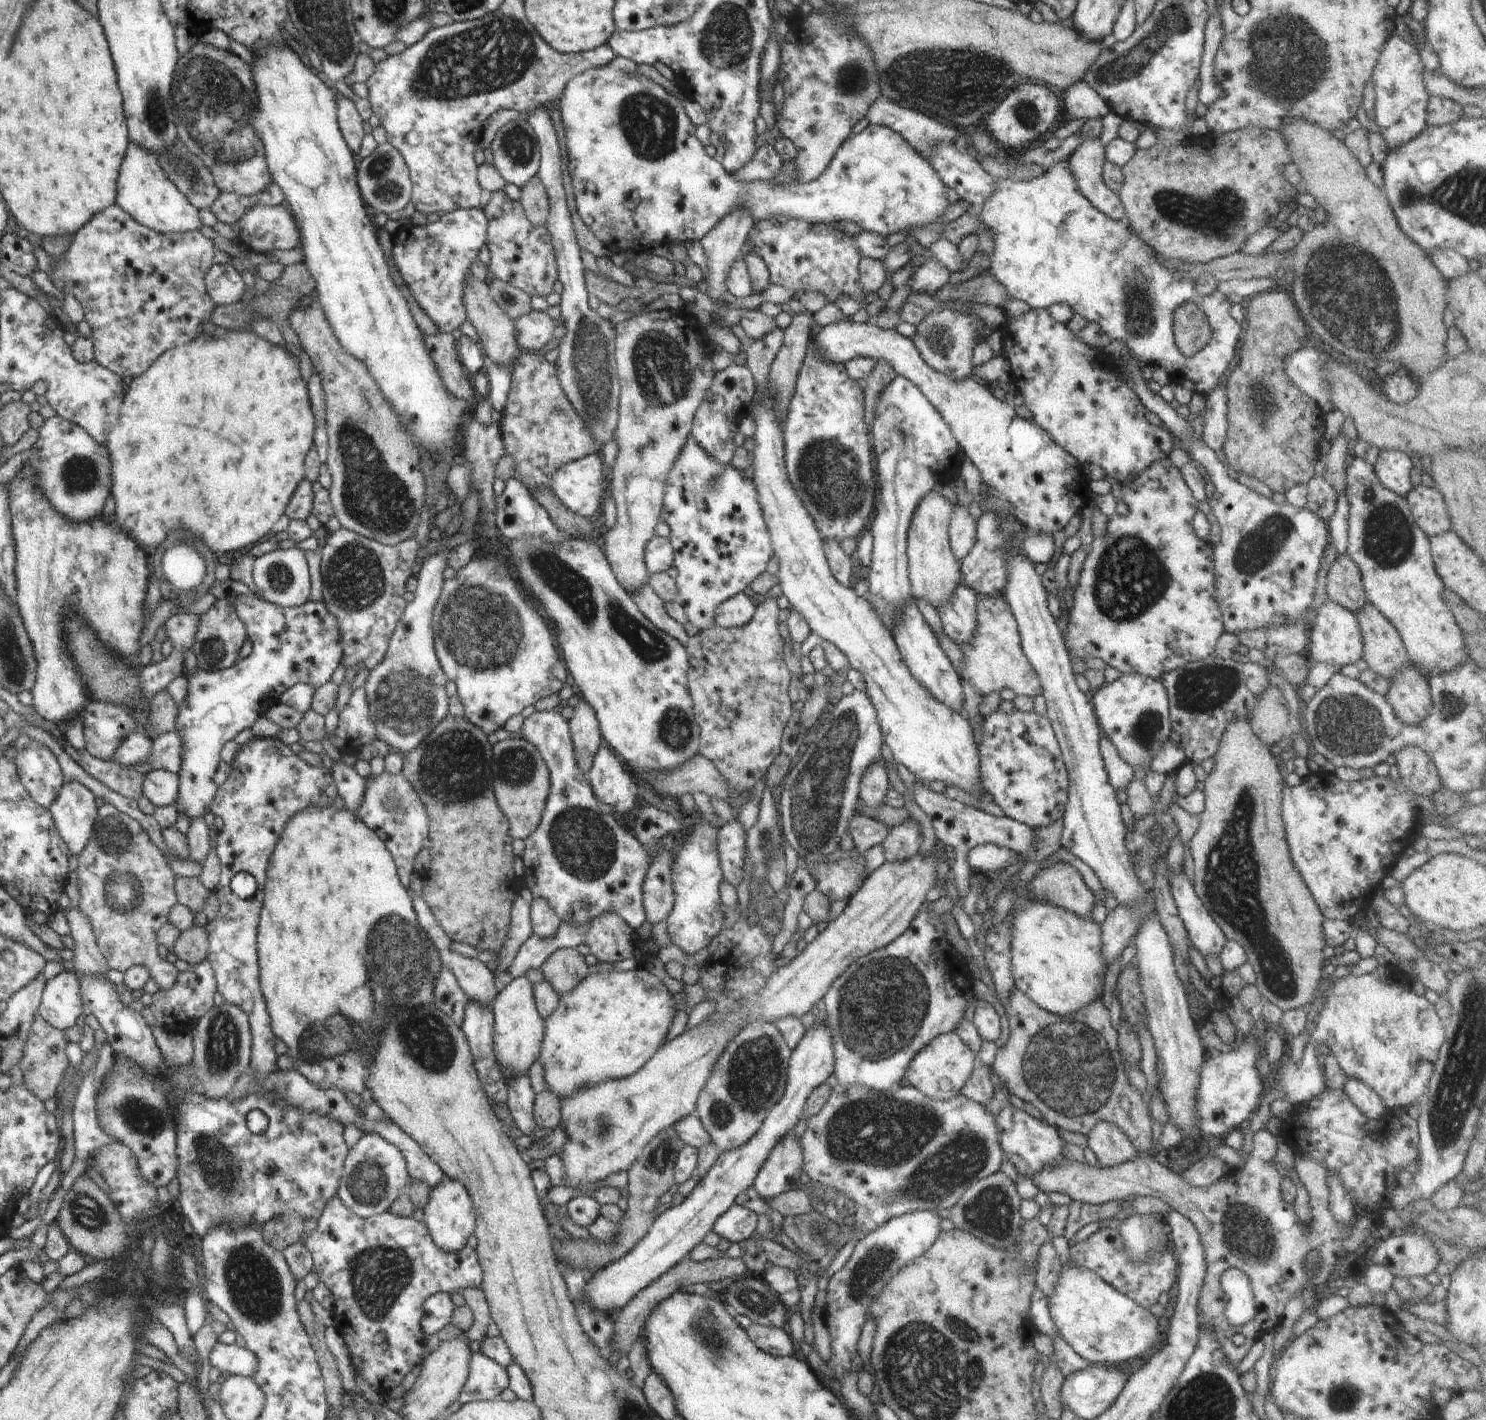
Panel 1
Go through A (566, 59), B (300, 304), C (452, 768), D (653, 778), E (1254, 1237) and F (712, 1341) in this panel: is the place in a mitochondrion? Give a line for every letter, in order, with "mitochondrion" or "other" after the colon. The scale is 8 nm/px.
A: other
B: other
C: mitochondrion
D: other
E: mitochondrion
F: mitochondrion

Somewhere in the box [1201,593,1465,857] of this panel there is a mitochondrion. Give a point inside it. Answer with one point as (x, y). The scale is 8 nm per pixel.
(1349, 725)

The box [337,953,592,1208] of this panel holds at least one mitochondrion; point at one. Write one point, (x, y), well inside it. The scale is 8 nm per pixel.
(424, 1034)

